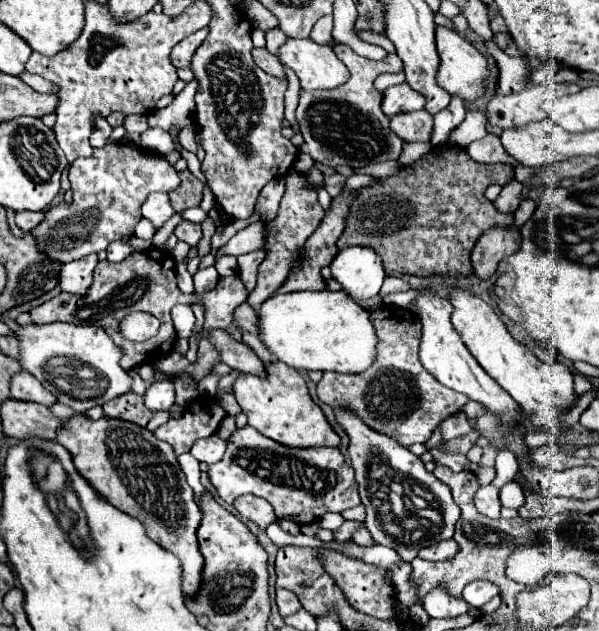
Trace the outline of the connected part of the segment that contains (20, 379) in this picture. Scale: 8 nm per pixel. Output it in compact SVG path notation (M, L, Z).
M20 370L18 374L14 374L10 382L10 396L16 400L30 400L44 406L50 406L56 402L54 396L26 370Z

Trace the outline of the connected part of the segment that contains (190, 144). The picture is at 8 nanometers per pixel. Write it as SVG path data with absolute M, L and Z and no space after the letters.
M186 126L180 130L180 144L188 150L196 150L196 134L194 134L194 126Z

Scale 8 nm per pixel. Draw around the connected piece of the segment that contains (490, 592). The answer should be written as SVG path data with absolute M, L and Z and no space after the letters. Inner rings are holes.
M476 580L476 582L472 582L472 584L464 590L462 598L464 598L470 606L474 606L474 608L482 608L482 606L484 606L486 602L490 602L496 594L498 594L498 588L496 588L496 586L492 586L490 582Z

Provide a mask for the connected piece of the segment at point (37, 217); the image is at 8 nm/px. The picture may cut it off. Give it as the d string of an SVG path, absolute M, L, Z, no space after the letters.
M16 212L16 224L24 232L28 232L34 226L38 226L40 220L42 220L42 212Z

